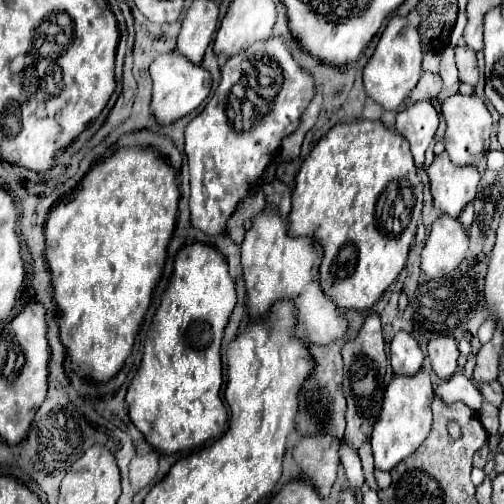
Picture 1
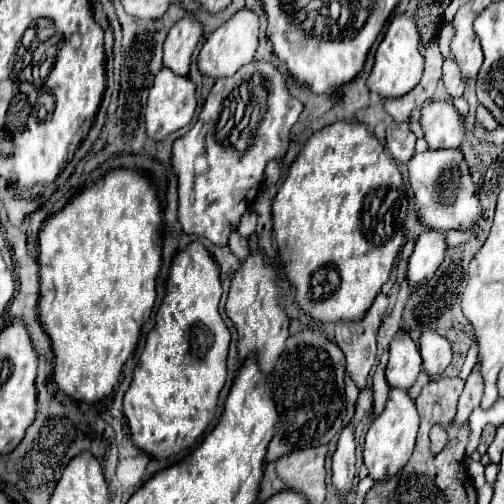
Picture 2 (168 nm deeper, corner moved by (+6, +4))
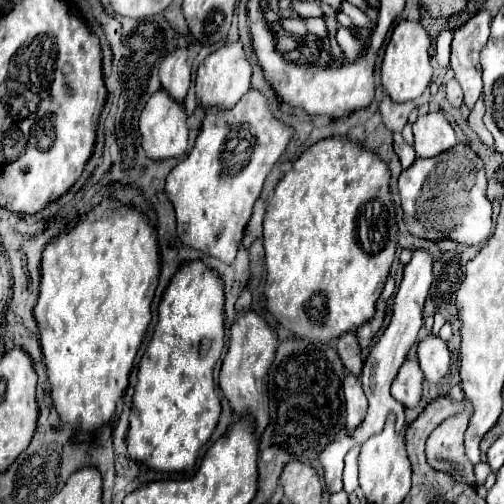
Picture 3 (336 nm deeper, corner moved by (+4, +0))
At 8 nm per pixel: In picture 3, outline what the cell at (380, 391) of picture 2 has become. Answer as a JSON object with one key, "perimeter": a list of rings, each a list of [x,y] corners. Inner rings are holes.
{"perimeter":[[[360,445],[352,447],[350,453],[346,455],[346,465],[344,465],[344,491],[352,493],[358,485],[358,455],[360,455]]]}

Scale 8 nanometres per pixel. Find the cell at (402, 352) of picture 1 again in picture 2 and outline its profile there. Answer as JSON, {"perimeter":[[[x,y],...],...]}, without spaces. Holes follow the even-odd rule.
{"perimeter":[[[402,331],[390,343],[390,361],[386,367],[386,379],[390,387],[408,391],[422,371],[422,357],[418,345]]]}

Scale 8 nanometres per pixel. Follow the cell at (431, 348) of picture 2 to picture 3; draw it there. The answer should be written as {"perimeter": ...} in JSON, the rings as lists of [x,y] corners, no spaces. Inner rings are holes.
{"perimeter":[[[428,335],[418,343],[418,361],[424,371],[424,377],[432,383],[438,383],[446,377],[450,369],[448,345],[440,337]]]}

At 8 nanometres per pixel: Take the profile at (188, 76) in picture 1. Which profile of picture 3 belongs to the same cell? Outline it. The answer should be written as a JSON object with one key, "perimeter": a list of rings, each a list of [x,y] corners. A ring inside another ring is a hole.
{"perimeter":[[[158,89],[148,99],[148,105],[144,107],[144,111],[140,115],[140,133],[142,133],[142,147],[150,159],[162,161],[166,157],[184,155],[184,151],[188,147],[188,133],[190,133],[186,107],[182,103],[172,101],[172,97],[168,97],[168,93],[164,93],[164,89]]]}

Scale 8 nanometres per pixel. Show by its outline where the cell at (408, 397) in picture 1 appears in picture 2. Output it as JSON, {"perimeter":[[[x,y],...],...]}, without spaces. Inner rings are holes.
{"perimeter":[[[390,389],[384,413],[370,425],[366,433],[364,465],[368,469],[368,477],[372,477],[374,481],[386,481],[394,477],[398,471],[402,471],[412,455],[416,433],[418,433],[418,411],[414,401],[408,397],[406,391]]]}

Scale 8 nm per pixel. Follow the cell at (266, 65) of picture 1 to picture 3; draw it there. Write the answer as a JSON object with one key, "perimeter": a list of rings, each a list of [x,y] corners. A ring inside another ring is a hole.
{"perimeter":[[[250,89],[236,107],[224,109],[224,113],[208,109],[192,151],[166,179],[180,241],[224,263],[232,263],[264,179],[284,153],[292,133],[292,125],[272,115],[266,95],[258,89]]]}

